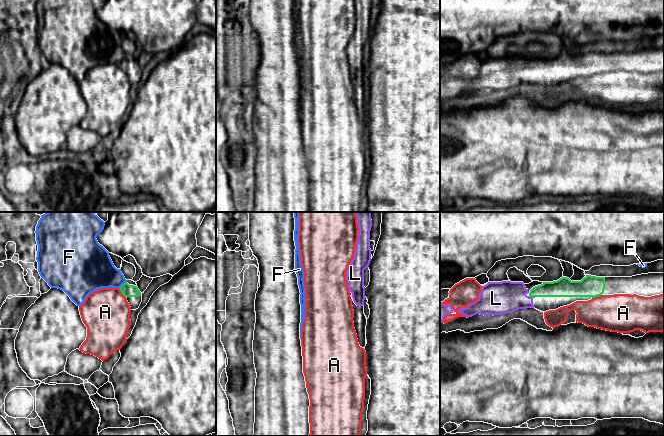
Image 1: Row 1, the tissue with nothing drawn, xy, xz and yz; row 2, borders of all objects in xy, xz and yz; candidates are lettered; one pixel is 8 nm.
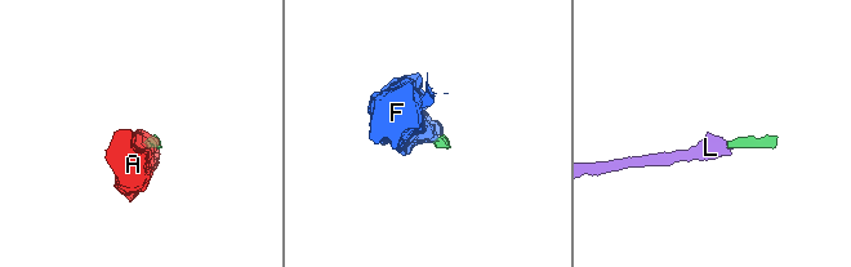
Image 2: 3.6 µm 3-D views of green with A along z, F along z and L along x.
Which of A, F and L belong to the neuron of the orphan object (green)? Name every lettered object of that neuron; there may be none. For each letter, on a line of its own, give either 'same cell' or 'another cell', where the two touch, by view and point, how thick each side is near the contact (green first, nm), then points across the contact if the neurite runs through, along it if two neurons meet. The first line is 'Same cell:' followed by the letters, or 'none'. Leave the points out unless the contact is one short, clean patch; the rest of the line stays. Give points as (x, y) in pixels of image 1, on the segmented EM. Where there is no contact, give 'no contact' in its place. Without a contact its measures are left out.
Same cell: L
A: another cell; meets green in xy at (121, 292); 100 nm thick on the green side, 380 nm on the other
F: another cell; meets green in xy at (123, 284); 100 nm thick on the green side, 300 nm on the other; border along xy (126, 280), (119, 288)
L: same cell; meets green in yz at (531, 296); 140 nm thick on the green side, 260 nm on the other

